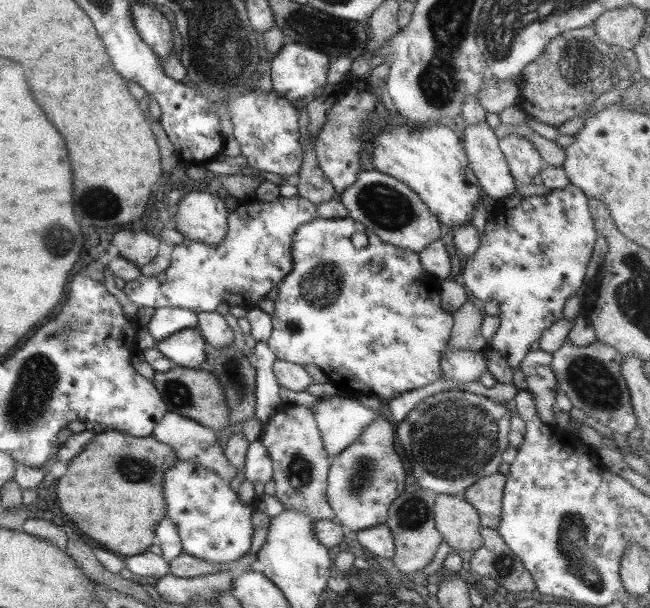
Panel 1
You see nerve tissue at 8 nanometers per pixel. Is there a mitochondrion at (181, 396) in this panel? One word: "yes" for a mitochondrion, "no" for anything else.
yes

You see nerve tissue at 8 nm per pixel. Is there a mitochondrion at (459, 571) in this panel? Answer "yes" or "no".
no

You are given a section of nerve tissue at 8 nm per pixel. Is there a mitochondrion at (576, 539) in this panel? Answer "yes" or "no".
yes

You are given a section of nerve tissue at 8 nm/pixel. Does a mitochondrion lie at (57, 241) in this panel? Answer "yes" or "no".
yes

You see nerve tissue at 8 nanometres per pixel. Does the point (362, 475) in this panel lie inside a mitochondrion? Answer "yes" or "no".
yes

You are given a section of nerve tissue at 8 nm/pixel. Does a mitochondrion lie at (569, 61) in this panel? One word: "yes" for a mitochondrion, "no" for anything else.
yes

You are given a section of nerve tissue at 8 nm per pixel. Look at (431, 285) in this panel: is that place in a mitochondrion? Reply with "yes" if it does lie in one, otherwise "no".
no

